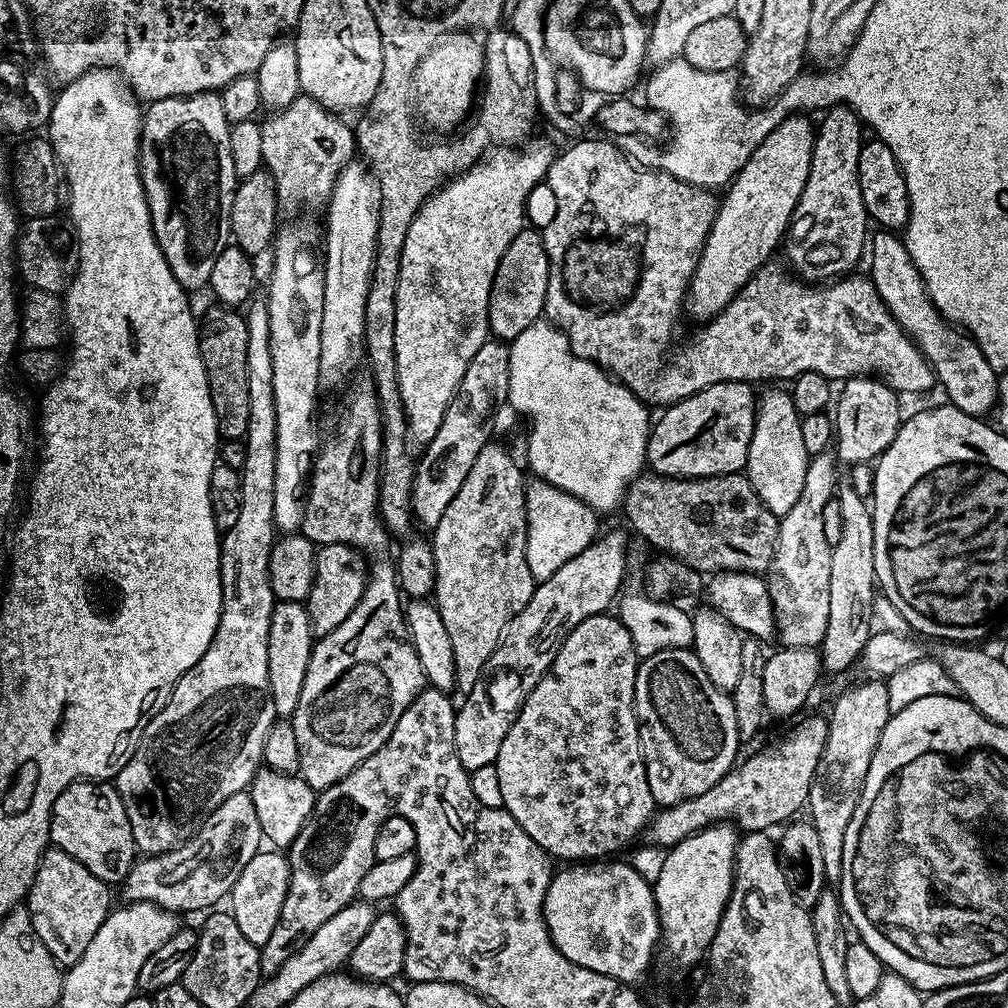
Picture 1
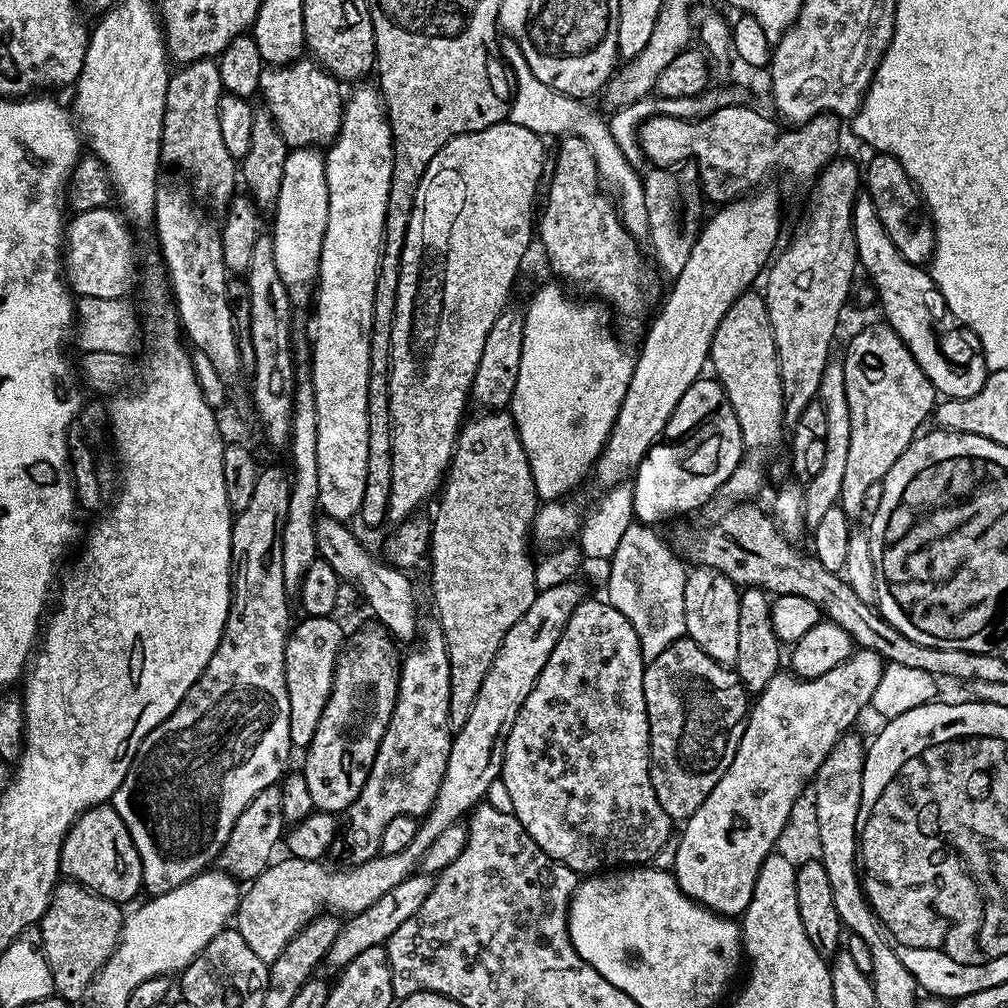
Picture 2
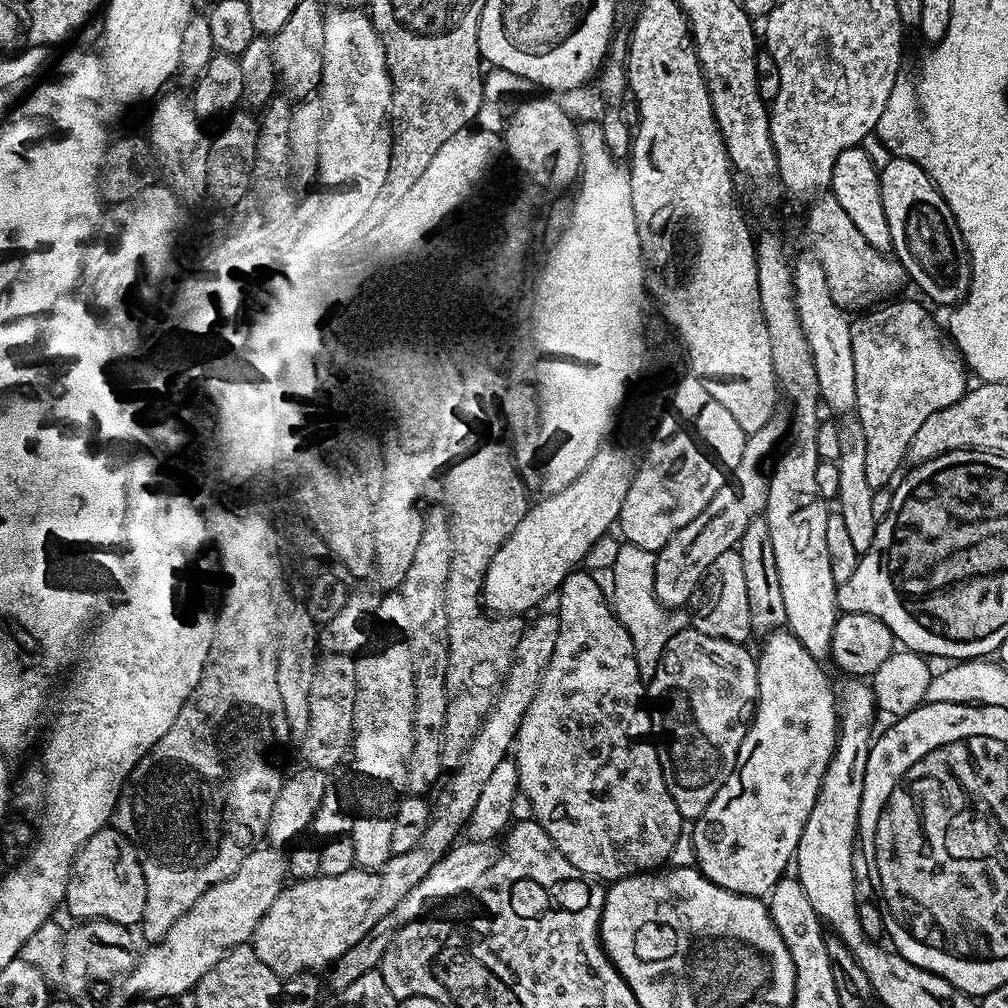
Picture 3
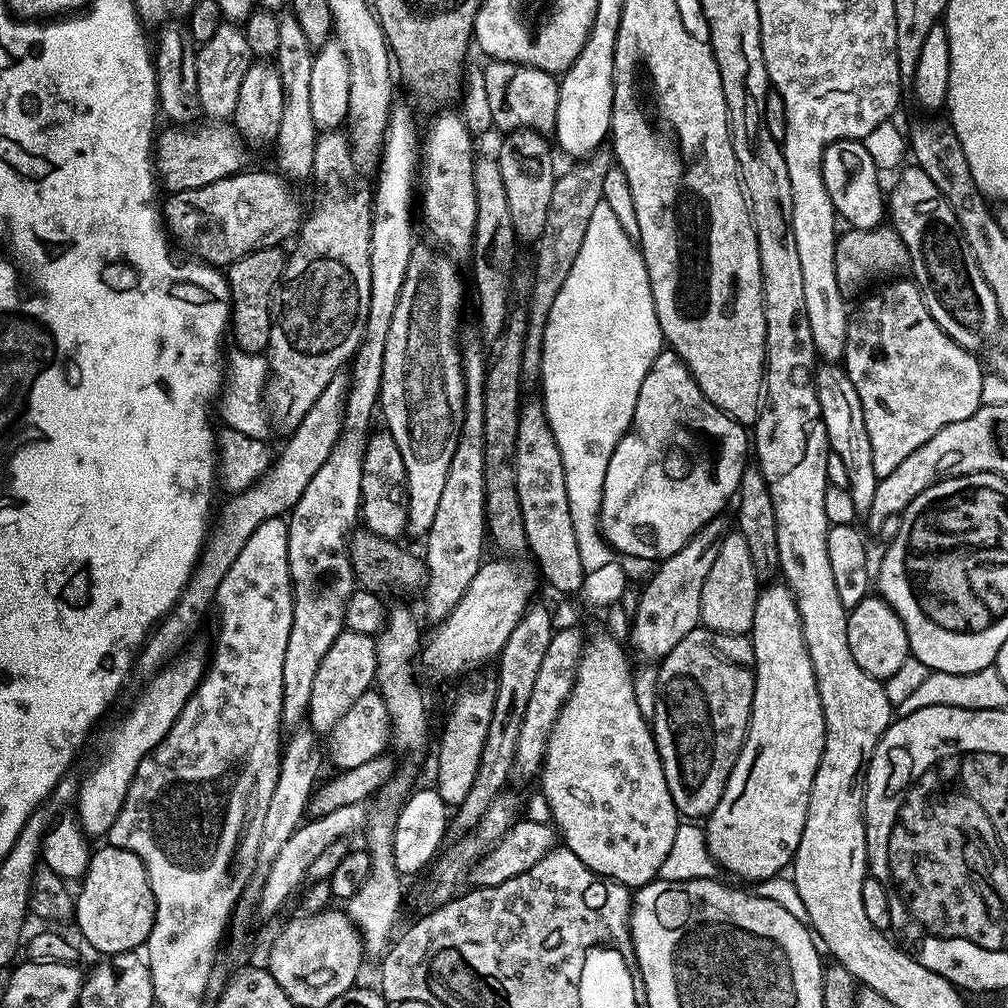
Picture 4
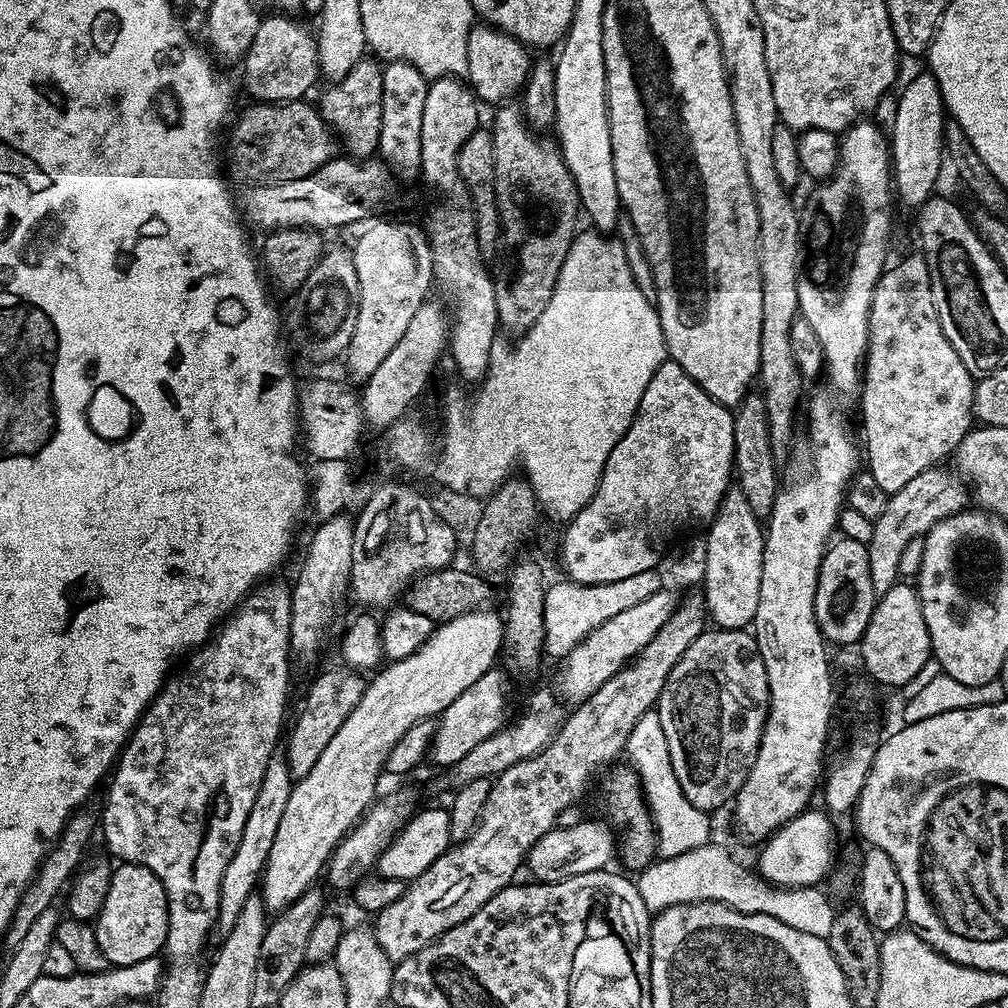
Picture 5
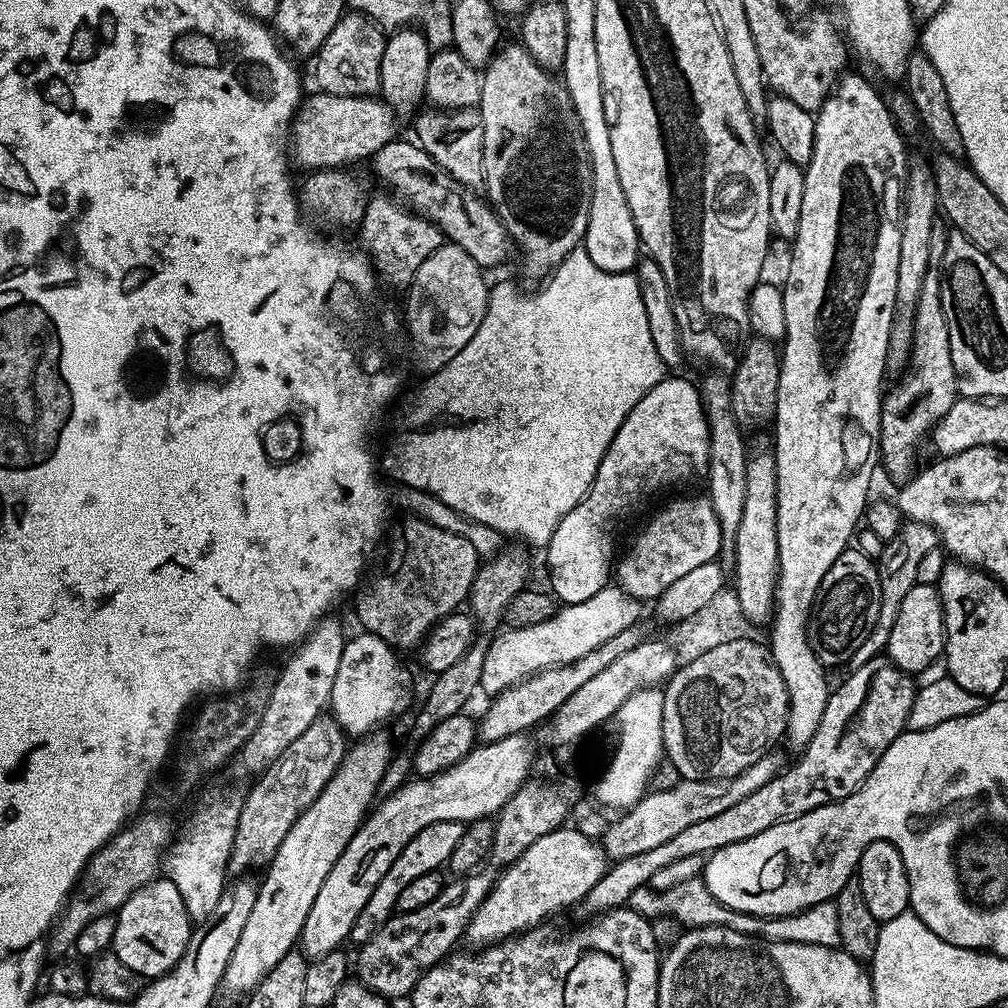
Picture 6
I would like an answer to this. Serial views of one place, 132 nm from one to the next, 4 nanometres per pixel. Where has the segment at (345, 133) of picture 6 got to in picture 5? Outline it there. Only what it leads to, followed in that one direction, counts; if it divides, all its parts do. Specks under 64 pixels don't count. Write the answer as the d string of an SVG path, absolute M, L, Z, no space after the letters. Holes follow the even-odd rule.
M307 99L303 100L286 100L283 102L256 102L248 108L236 120L236 125L232 129L229 127L228 132L228 164L226 160L226 168L229 168L234 175L240 180L248 180L249 185L255 186L257 184L281 184L282 182L294 182L294 178L306 178L310 174L314 174L314 170L318 170L322 165L330 159L333 159L335 148L338 148L337 141L334 139L334 133L322 117L320 117L319 107L308 105Z

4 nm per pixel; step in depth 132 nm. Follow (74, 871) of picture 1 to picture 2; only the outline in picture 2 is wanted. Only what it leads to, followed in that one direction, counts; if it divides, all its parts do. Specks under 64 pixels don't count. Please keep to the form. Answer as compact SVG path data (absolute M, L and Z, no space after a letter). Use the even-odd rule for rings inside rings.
M75 882L57 883L48 909L38 925L44 957L54 978L55 995L73 1002L83 1001L87 997L92 981L116 949L120 930L124 927L124 917L121 905L112 900L102 898Z

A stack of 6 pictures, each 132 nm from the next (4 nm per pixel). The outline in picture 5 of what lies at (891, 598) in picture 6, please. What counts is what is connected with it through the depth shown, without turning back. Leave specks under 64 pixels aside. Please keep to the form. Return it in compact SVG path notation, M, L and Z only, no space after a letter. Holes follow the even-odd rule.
M940 466L925 469L916 478L910 478L910 482L902 486L902 490L889 495L880 517L873 523L872 537L868 543L870 574L877 594L890 590L890 586L898 583L898 562L908 543L921 539L925 532L930 531L939 520L952 515L953 511L952 480Z

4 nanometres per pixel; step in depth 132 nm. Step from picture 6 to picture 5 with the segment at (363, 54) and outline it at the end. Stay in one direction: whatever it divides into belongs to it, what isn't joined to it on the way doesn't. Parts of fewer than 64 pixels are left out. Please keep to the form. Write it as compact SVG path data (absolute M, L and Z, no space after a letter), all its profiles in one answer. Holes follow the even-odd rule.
M365 58L352 67L350 74L329 83L320 96L320 117L338 137L342 148L352 158L372 158L377 155L382 130L382 74L383 67L375 59Z

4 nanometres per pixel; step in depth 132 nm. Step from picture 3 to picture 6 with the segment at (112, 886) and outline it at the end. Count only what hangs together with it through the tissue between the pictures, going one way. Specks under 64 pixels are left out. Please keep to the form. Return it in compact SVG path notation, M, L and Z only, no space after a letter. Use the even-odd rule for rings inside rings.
M157 878L135 889L115 913L116 929L111 951L130 970L145 978L166 976L182 958L192 937L194 921L188 916L178 886L167 878Z

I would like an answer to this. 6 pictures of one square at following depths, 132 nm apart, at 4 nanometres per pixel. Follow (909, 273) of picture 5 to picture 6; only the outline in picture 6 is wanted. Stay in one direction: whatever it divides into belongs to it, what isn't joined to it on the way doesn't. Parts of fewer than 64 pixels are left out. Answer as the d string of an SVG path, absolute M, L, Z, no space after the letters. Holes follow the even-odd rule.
M937 220L931 230L930 266L926 278L922 278L922 294L918 294L916 315L912 317L912 350L906 364L908 373L892 389L887 389L880 405L880 459L883 471L885 468L895 482L907 481L917 471L916 447L923 440L925 443L926 437L958 398L954 362L950 358L950 334L946 330L940 297L940 264L947 241L947 225Z

